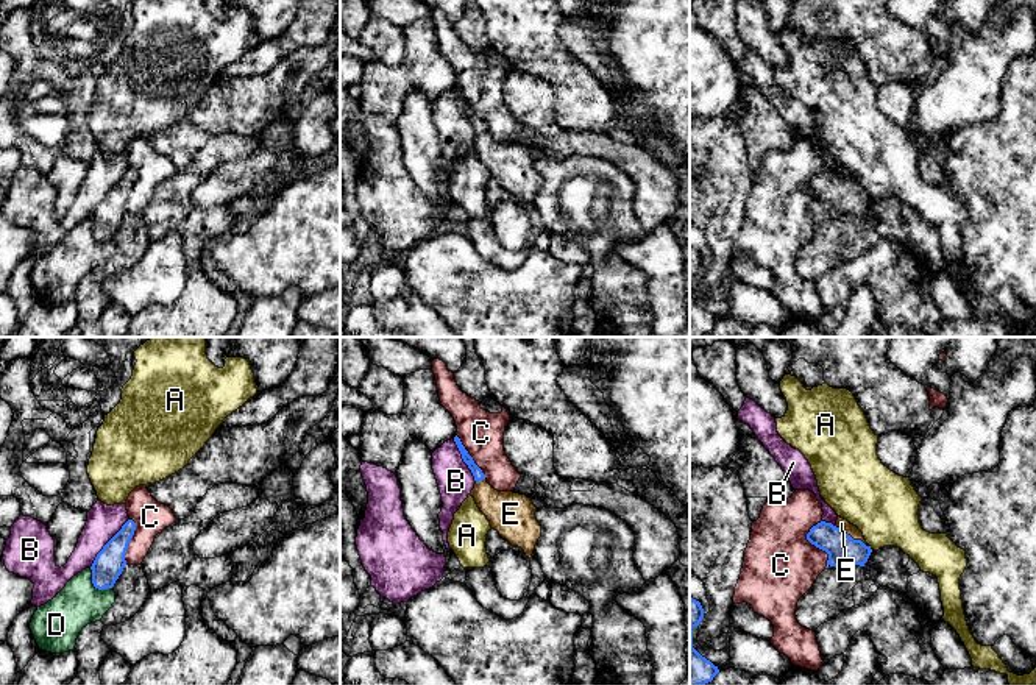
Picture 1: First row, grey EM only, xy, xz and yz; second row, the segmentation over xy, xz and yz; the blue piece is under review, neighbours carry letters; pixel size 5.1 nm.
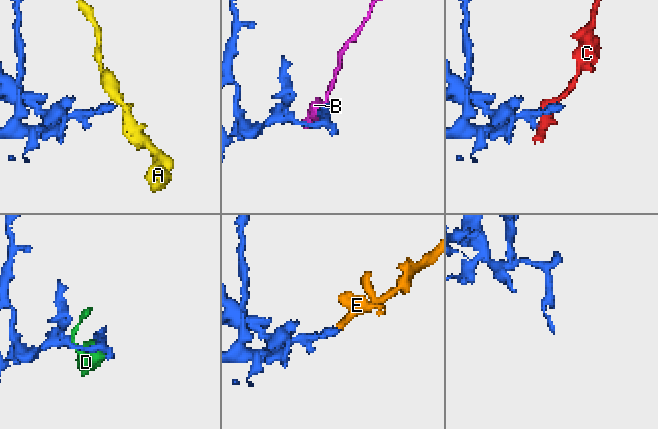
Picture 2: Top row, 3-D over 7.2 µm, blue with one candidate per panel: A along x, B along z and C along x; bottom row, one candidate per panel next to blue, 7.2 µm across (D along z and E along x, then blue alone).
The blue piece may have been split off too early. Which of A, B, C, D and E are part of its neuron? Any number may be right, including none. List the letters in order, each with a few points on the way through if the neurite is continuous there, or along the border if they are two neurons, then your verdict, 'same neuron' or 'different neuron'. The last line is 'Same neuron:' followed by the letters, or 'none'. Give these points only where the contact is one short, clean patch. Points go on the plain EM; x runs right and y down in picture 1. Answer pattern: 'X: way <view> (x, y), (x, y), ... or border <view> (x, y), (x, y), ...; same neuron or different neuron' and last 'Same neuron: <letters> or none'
A: border yz (869, 195), (871, 200); different neuron
B: border xy (128, 169), (89, 217); different neuron
C: different neuron
D: different neuron
E: way yz (841, 198), (851, 188), (841, 173); same neuron
Same neuron: E

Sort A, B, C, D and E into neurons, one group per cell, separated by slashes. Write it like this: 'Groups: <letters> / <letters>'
Groups: A / B / C / D / E

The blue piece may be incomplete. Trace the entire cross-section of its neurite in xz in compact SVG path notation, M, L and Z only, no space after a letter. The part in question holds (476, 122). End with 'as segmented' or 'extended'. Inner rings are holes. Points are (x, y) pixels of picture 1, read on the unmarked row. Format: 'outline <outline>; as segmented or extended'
outline M457 86L454 92L476 131L471 147L490 172L491 179L498 181L512 197L521 198L530 209L541 187L541 176L535 169L537 158L526 145L495 140Z; extended

